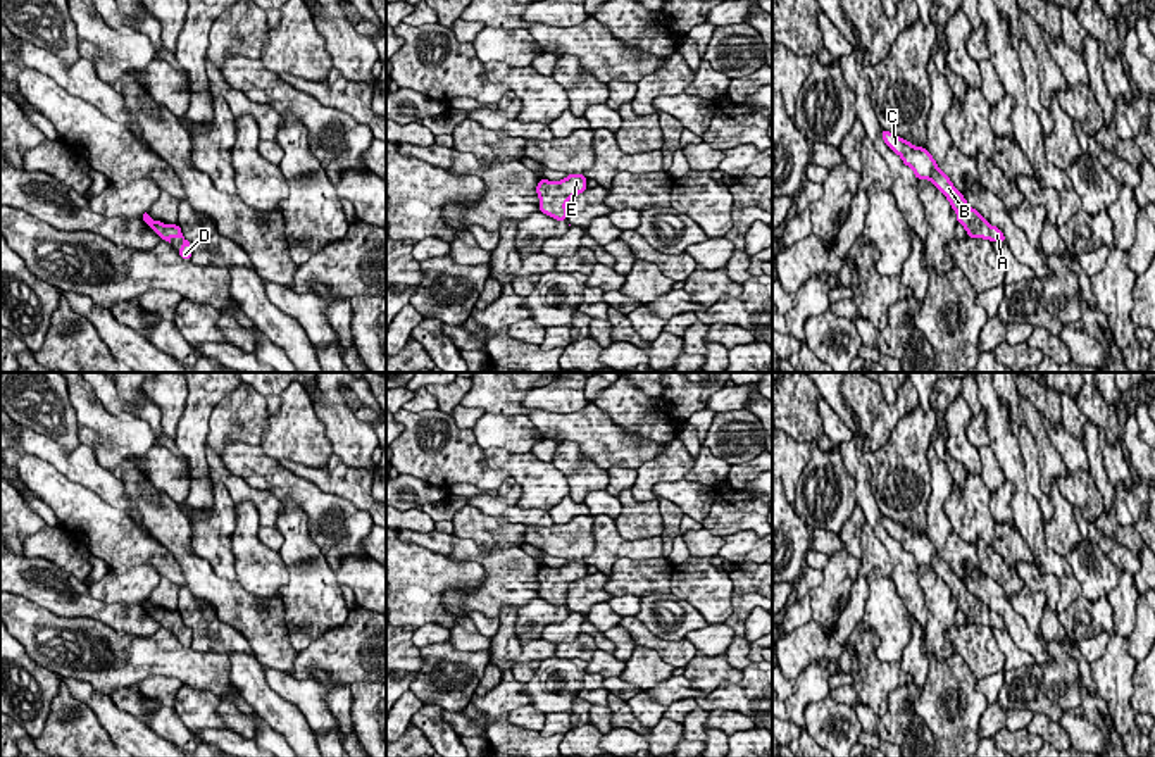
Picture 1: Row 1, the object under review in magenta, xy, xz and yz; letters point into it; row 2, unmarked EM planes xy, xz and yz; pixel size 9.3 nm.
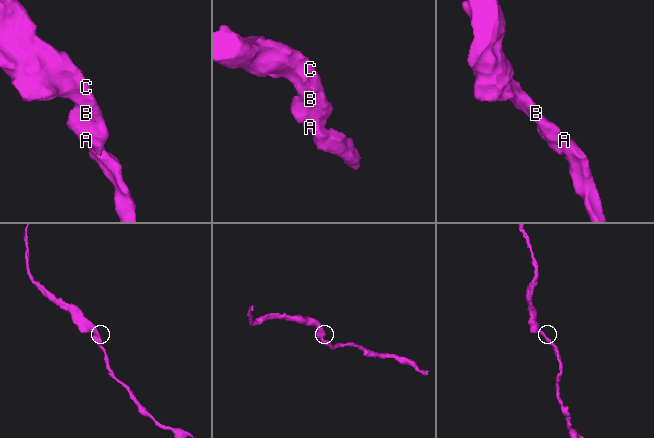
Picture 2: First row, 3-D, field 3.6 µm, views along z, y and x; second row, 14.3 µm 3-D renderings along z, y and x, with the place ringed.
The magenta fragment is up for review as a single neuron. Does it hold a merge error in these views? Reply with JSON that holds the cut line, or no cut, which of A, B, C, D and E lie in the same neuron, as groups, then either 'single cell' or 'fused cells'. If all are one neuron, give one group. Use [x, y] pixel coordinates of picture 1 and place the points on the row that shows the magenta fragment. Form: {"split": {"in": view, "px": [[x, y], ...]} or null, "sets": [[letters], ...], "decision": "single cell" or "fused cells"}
{"split": null, "sets": [["A", "B", "C", "D", "E"]], "decision": "single cell"}

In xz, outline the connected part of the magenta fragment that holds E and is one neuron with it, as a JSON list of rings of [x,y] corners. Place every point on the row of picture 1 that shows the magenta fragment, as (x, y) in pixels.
[[[571,172],[562,181],[548,181],[541,179],[538,181],[536,193],[540,198],[540,212],[545,212],[546,216],[557,219],[557,221],[567,221],[567,207],[571,197],[583,193],[586,186],[586,176],[584,174],[574,174]]]

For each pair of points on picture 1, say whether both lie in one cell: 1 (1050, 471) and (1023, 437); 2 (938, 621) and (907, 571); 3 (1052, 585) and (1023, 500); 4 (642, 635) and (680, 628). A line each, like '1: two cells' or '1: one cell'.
1: two cells
2: two cells
3: two cells
4: two cells

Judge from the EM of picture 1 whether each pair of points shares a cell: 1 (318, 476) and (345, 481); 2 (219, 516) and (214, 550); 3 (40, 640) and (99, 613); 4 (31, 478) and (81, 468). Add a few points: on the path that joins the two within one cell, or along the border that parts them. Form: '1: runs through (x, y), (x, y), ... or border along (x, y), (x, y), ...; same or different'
1: runs through (324, 478), (338, 480); same
2: runs through (216, 525), (214, 542); same
3: border along (49, 609), (59, 616), (90, 616), (126, 633); different
4: border along (26, 450), (49, 461), (71, 480), (95, 494); different

